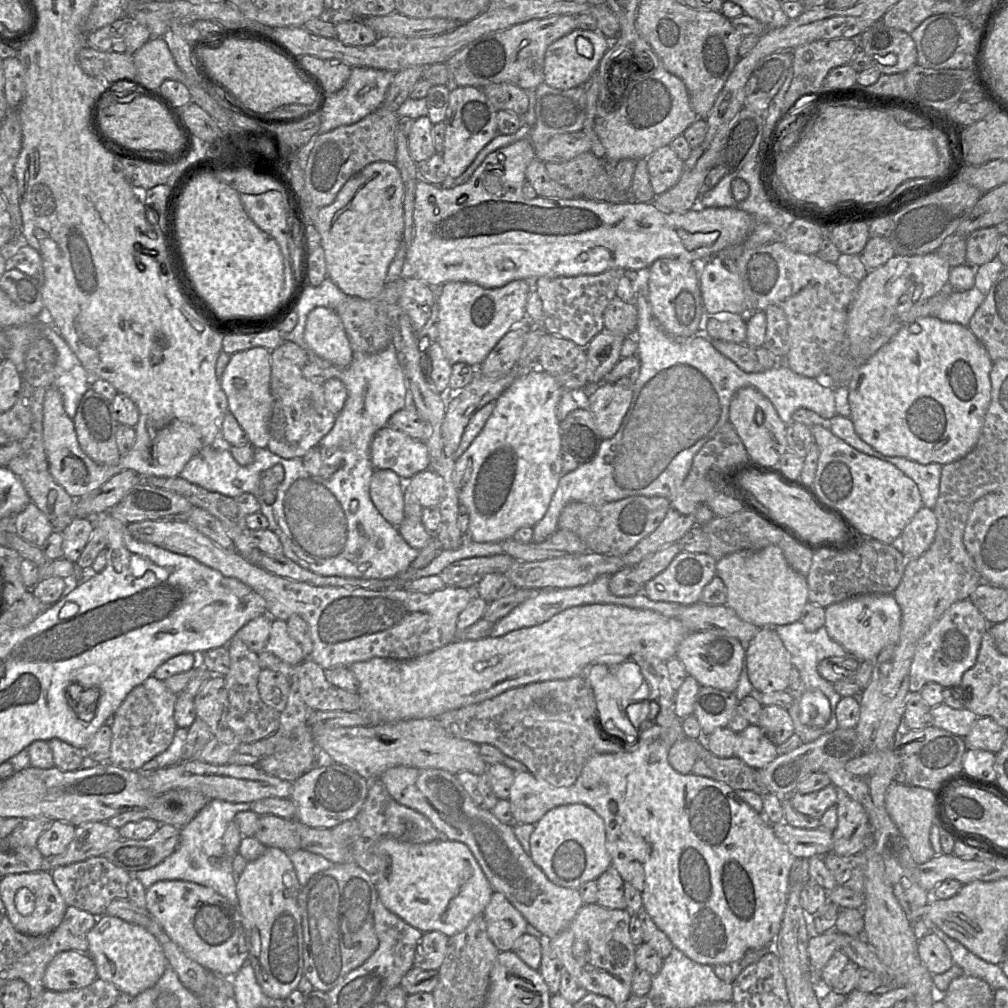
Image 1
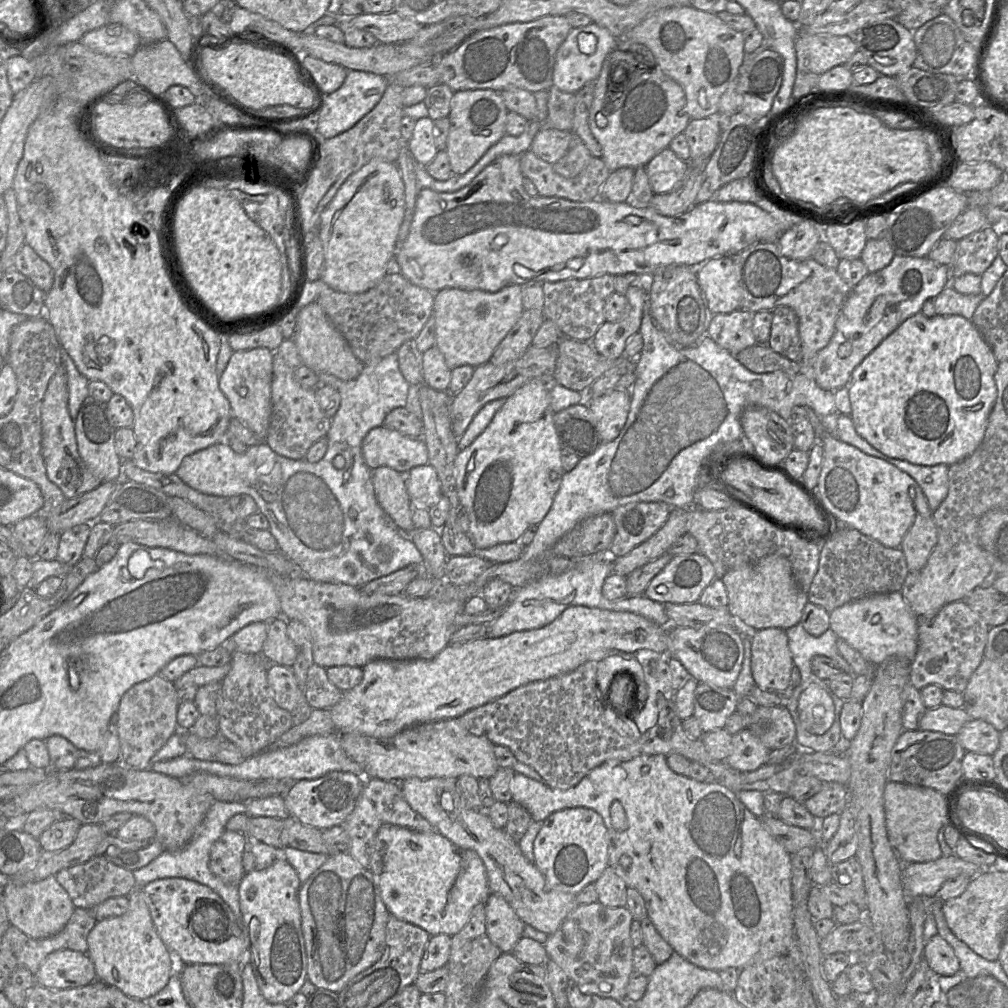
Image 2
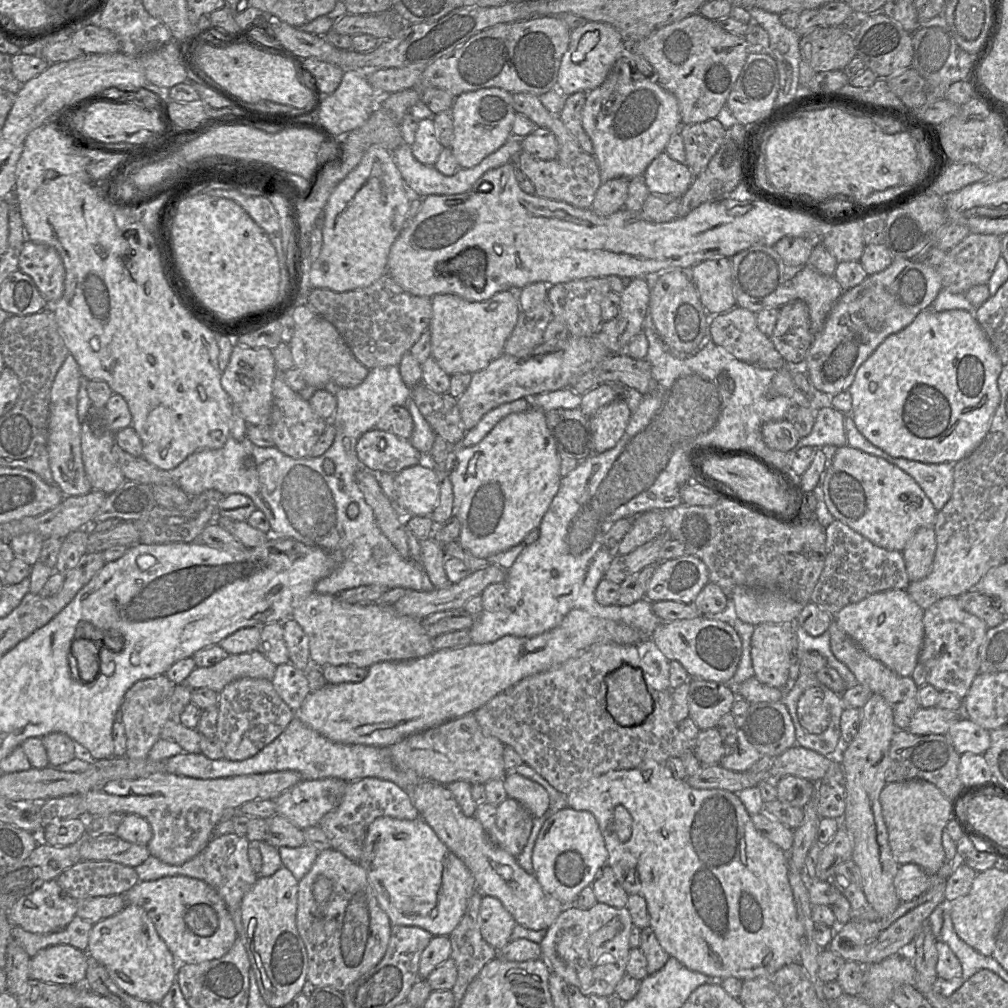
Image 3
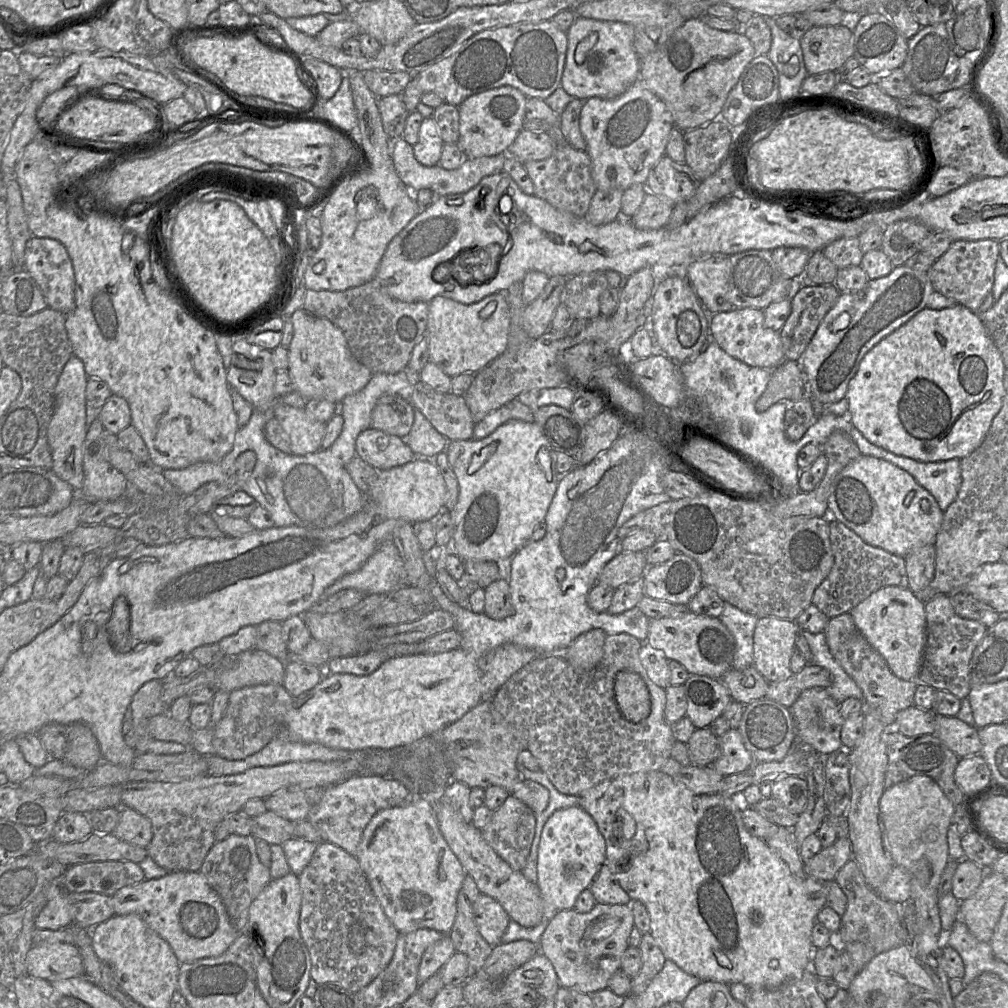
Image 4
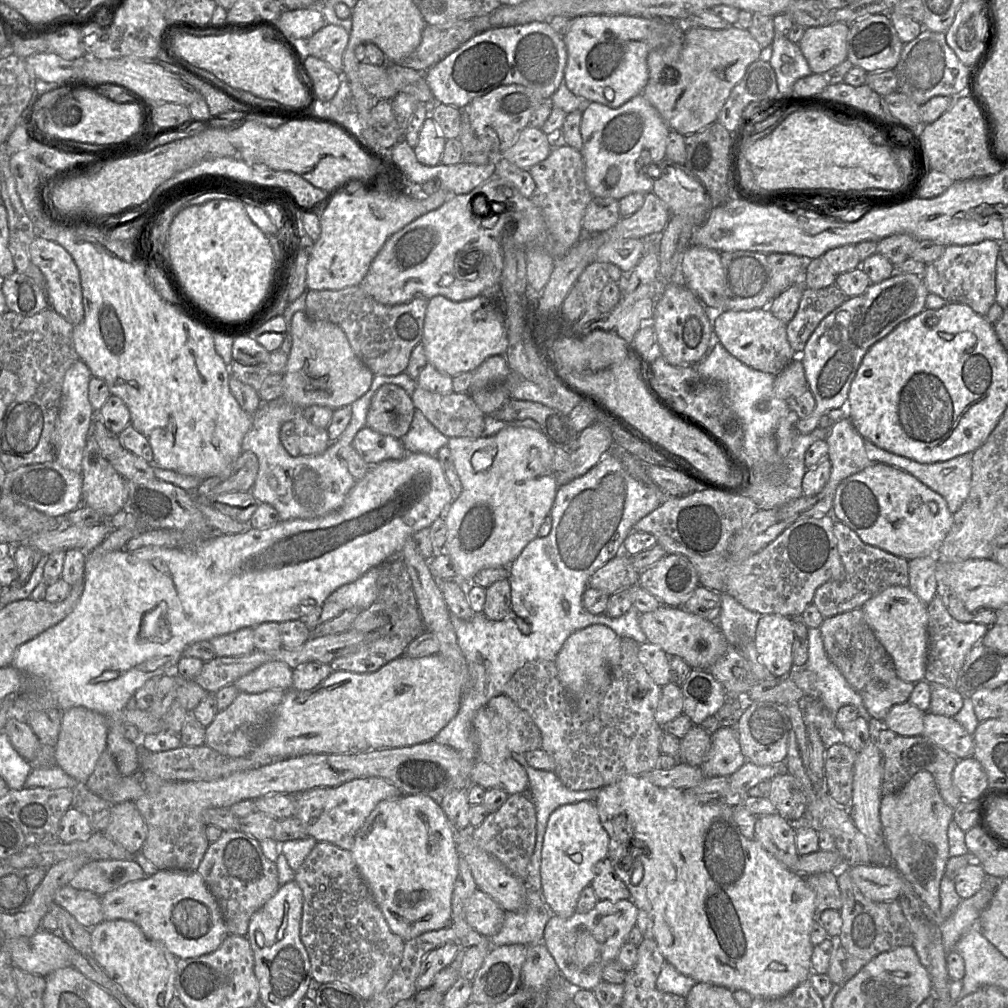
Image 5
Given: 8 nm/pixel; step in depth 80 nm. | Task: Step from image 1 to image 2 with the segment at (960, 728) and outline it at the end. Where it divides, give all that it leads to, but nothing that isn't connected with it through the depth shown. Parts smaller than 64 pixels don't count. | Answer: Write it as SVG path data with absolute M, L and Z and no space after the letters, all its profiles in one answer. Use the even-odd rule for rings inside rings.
M941 704L927 709L919 720L919 730L942 732L956 735L971 720L964 708L952 708Z

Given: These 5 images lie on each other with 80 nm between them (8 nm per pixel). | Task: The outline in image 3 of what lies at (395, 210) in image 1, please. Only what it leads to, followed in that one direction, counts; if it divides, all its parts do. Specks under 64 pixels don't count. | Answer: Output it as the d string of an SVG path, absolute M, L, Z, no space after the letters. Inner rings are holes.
M372 145L360 163L331 193L324 208L323 244L318 259L312 265L309 274L311 288L330 289L335 292L347 292L370 286L387 272L387 262L391 246L406 227L406 215L412 197L392 152L380 145Z

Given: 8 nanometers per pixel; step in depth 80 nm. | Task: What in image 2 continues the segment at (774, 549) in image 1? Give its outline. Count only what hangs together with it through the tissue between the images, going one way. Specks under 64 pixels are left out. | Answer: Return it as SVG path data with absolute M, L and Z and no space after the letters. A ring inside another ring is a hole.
M782 555L766 556L727 571L722 577L728 594L728 609L734 618L756 630L765 628L788 629L801 620L808 593L797 584L790 561Z

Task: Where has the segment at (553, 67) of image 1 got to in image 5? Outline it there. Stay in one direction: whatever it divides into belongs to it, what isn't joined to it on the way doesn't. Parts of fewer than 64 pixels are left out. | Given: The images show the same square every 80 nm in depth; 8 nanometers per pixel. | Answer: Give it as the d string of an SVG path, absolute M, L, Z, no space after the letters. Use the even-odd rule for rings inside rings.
M586 15L572 18L568 31L563 36L567 49L563 81L567 88L580 98L610 108L618 108L633 97L642 94L649 78L648 54L662 45L667 45L678 26L678 21L660 17Z

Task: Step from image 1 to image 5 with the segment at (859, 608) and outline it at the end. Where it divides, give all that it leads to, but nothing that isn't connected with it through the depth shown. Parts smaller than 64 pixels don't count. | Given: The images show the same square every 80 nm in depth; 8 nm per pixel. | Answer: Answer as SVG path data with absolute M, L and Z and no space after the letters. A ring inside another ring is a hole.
M890 586L861 608L868 625L892 657L898 677L911 683L924 680L928 655L927 605L909 587Z

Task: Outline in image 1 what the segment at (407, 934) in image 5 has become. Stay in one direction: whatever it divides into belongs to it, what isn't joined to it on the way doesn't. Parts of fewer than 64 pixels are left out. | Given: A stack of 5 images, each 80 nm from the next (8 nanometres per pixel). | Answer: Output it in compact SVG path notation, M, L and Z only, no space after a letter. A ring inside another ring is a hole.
M382 838L375 847L377 873L375 882L379 900L384 906L420 930L422 933L439 931L451 937L463 931L484 910L494 892L472 852L462 842L446 838L429 843L413 844L393 838Z

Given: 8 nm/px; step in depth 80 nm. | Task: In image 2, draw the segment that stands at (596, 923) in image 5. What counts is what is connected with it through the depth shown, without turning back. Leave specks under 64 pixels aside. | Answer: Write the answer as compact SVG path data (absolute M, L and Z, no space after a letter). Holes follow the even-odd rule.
M598 901L590 904L578 904L564 918L558 929L552 935L548 935L548 939L544 943L548 959L554 961L565 972L581 993L624 1001L629 977L633 971L634 947L630 938L633 920L626 907L606 907Z

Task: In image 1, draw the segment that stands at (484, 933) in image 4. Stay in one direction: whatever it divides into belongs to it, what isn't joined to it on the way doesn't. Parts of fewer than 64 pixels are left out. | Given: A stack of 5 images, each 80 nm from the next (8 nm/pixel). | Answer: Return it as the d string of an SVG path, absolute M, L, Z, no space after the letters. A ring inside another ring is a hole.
M493 892L485 910L487 934L499 952L512 950L528 922L500 892Z

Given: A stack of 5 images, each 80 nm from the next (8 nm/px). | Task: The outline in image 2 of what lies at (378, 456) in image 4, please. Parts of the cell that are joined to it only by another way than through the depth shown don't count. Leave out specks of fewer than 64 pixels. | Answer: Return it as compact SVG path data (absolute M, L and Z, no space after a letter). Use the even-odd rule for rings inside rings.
M384 425L367 433L362 441L362 454L371 470L385 466L403 475L414 467L429 464L422 438L404 436Z

